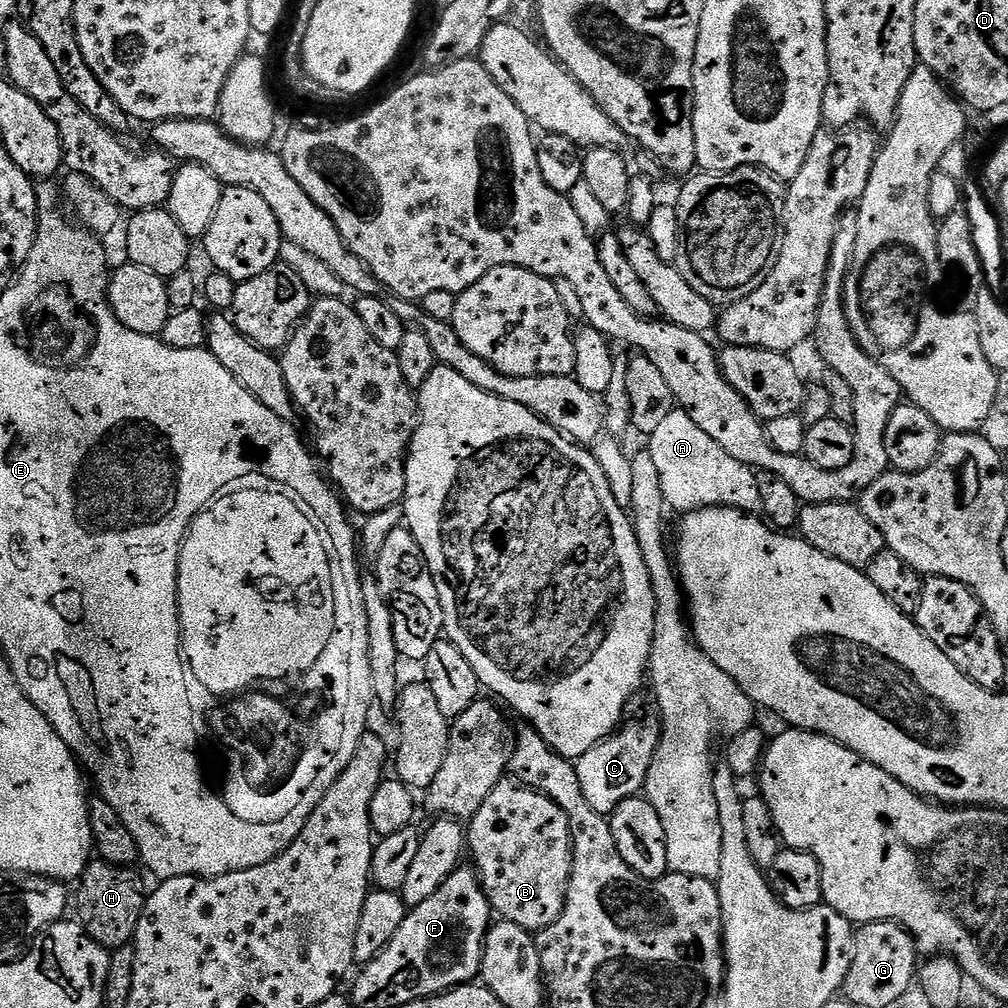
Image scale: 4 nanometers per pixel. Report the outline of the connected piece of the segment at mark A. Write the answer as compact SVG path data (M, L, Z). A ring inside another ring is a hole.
M673 409L669 417L649 433L648 440L648 451L658 469L664 503L669 509L674 508L680 514L712 507L741 509L749 515L761 513L757 473L726 453L683 409Z

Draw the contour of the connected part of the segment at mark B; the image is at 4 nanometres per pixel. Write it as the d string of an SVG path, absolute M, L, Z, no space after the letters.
M502 779L494 790L490 790L486 802L478 806L478 814L467 821L466 848L470 856L472 852L471 863L480 873L480 884L497 917L514 922L514 926L522 926L533 934L538 934L560 917L572 877L572 835L570 822L566 814L562 814L558 802L518 780Z

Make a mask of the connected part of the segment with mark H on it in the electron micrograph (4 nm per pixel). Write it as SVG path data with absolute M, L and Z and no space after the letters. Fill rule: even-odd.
M96 858L89 861L77 883L78 898L74 900L77 919L88 936L109 950L125 948L135 939L146 899L142 880L136 870Z

